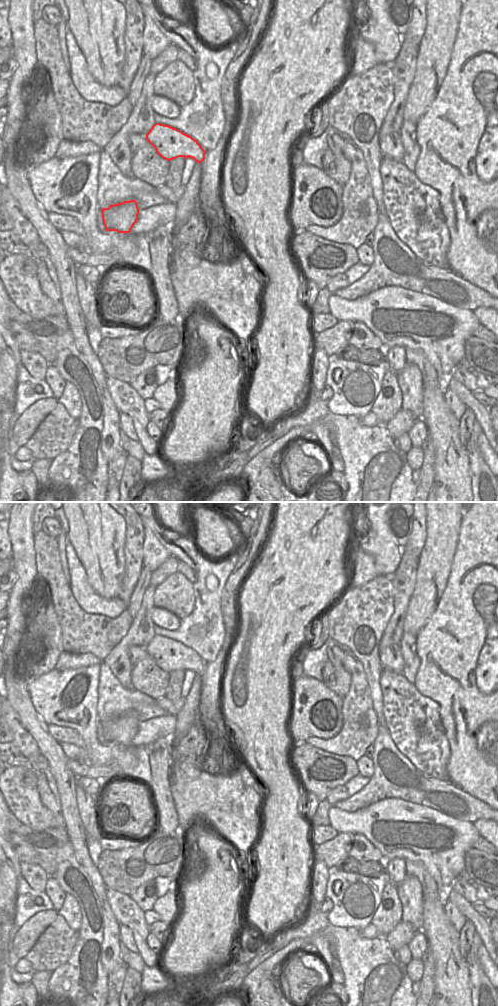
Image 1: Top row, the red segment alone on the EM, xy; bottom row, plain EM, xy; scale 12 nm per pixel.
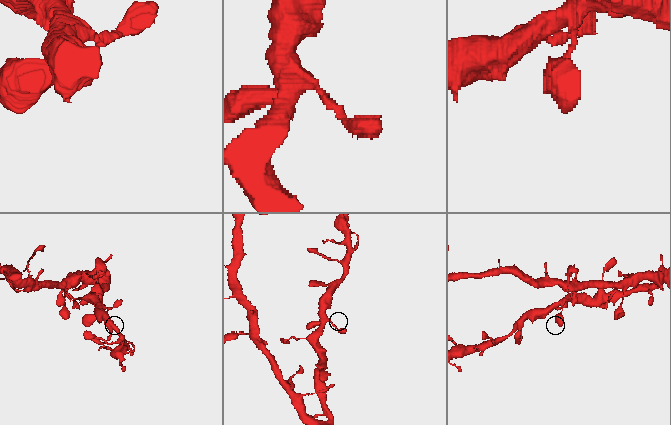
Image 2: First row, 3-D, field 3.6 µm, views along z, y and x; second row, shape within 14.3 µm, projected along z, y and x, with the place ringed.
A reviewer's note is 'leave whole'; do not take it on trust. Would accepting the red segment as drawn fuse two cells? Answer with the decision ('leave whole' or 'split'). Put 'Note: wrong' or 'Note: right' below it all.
leave whole
Note: right

